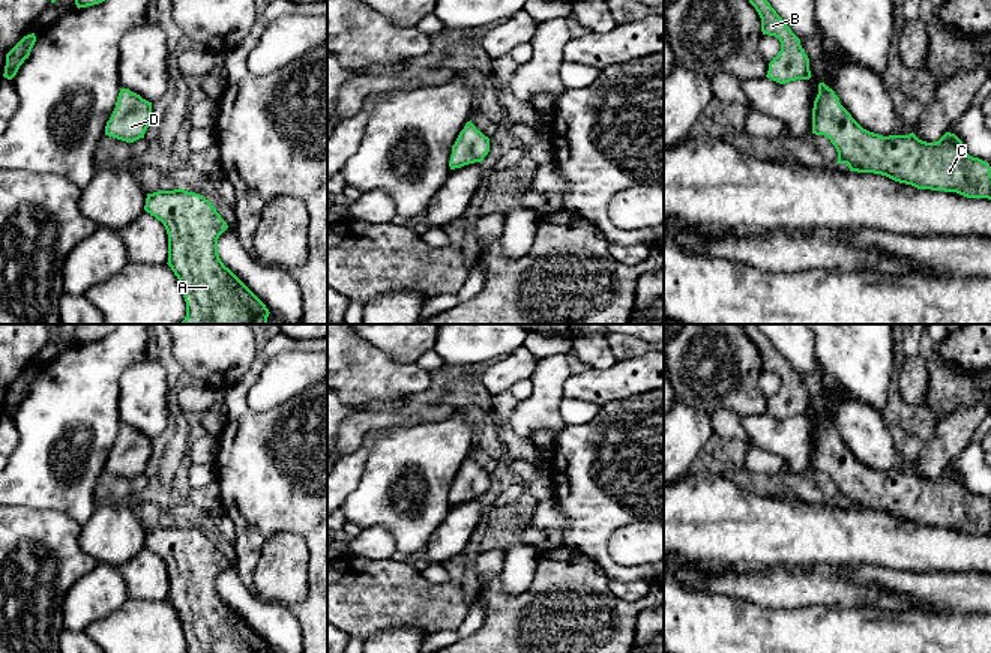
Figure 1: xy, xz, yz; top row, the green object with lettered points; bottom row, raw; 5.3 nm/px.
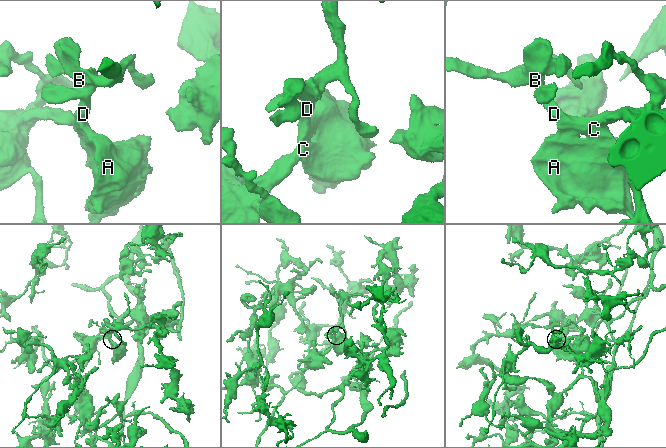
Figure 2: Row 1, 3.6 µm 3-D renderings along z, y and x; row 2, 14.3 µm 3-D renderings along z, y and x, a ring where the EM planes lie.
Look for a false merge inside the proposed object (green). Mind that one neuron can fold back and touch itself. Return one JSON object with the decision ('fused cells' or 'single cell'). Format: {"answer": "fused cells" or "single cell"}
{"answer": "single cell"}

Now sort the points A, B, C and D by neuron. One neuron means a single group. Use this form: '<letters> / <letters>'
A B C D

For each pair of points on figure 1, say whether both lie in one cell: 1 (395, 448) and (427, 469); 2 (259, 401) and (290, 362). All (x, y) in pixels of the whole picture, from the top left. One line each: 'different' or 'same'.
1: same
2: same

